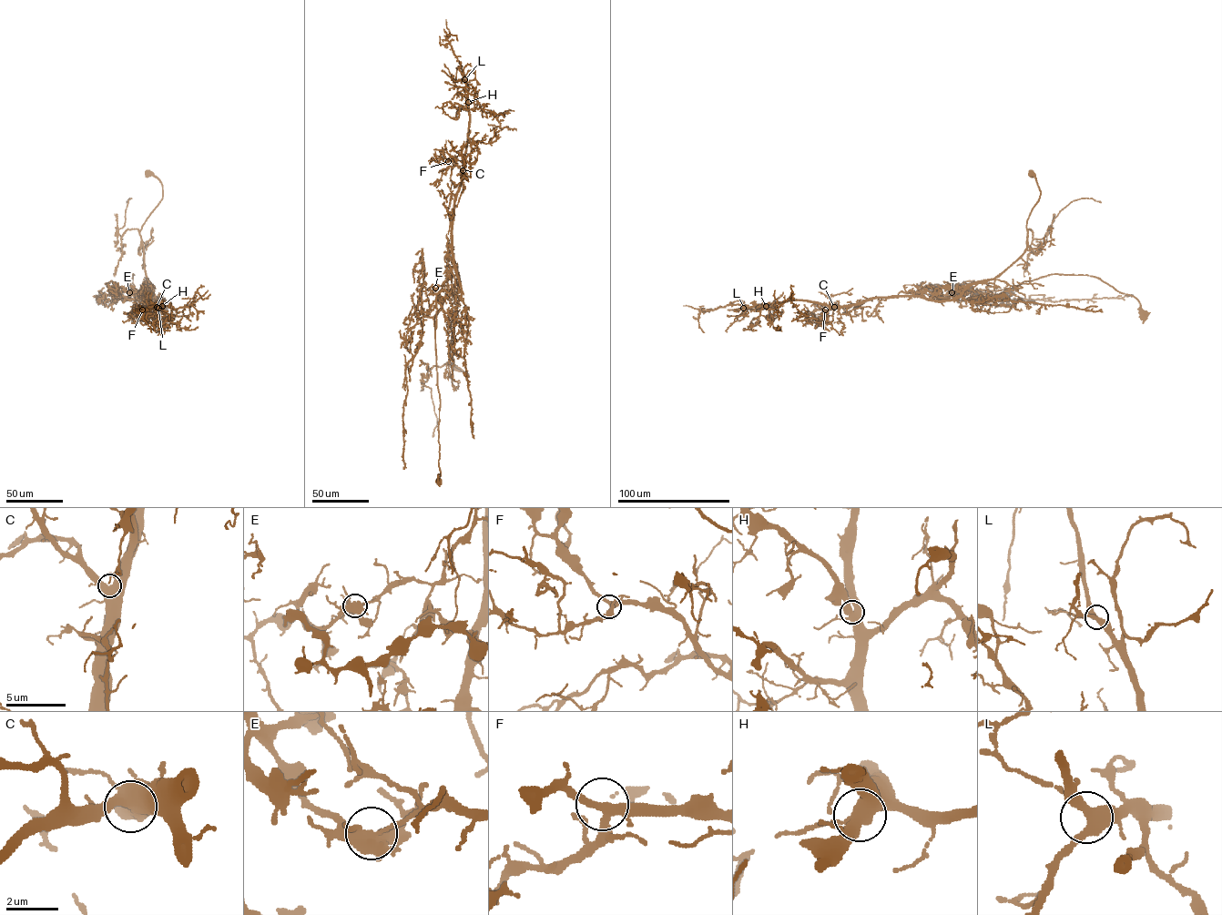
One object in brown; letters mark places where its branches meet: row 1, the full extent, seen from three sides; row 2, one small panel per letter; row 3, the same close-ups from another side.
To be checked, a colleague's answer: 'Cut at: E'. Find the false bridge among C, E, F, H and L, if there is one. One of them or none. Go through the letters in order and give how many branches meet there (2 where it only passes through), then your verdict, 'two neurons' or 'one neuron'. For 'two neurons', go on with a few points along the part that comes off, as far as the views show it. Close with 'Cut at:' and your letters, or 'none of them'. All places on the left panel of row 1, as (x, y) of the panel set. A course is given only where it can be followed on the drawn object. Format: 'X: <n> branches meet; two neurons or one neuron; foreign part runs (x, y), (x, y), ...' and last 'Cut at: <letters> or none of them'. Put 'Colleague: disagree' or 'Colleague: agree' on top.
Colleague: agree
C: 3 branches meet; one neuron
E: 5 branches meet; two neurons; foreign part runs (129, 292), (121, 286), (115, 287), (117, 291), (128, 290), (132, 274), (134, 302), (132, 323)
F: 3 branches meet; one neuron
H: 4 branches meet; one neuron
L: 4 branches meet; one neuron
Cut at: E

